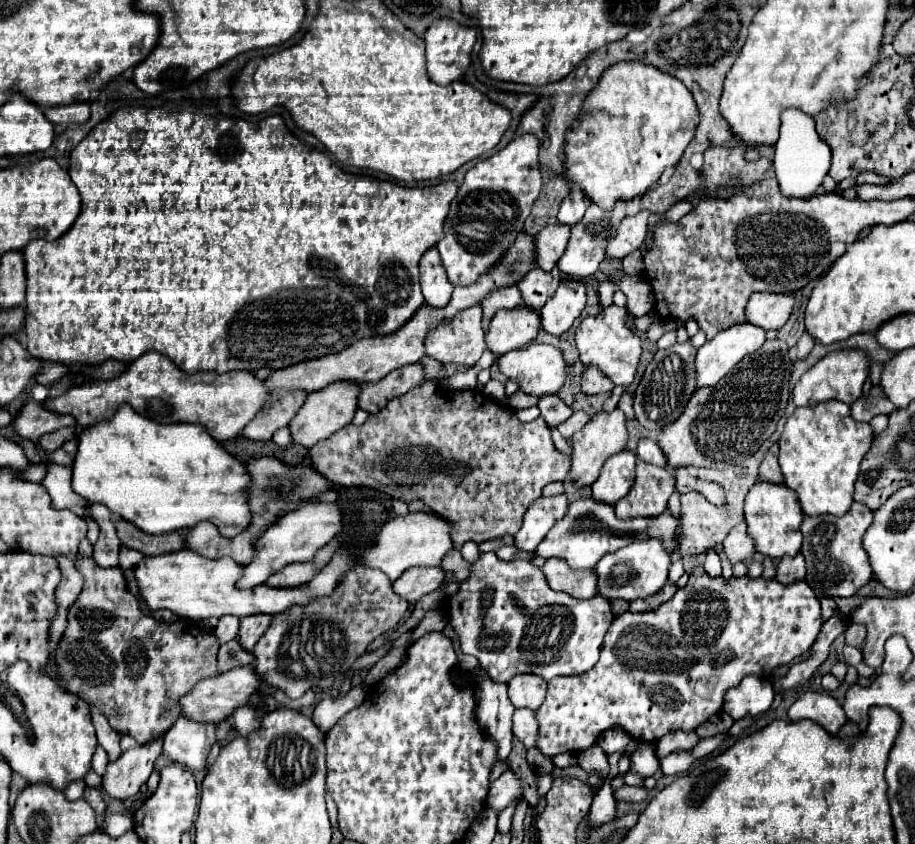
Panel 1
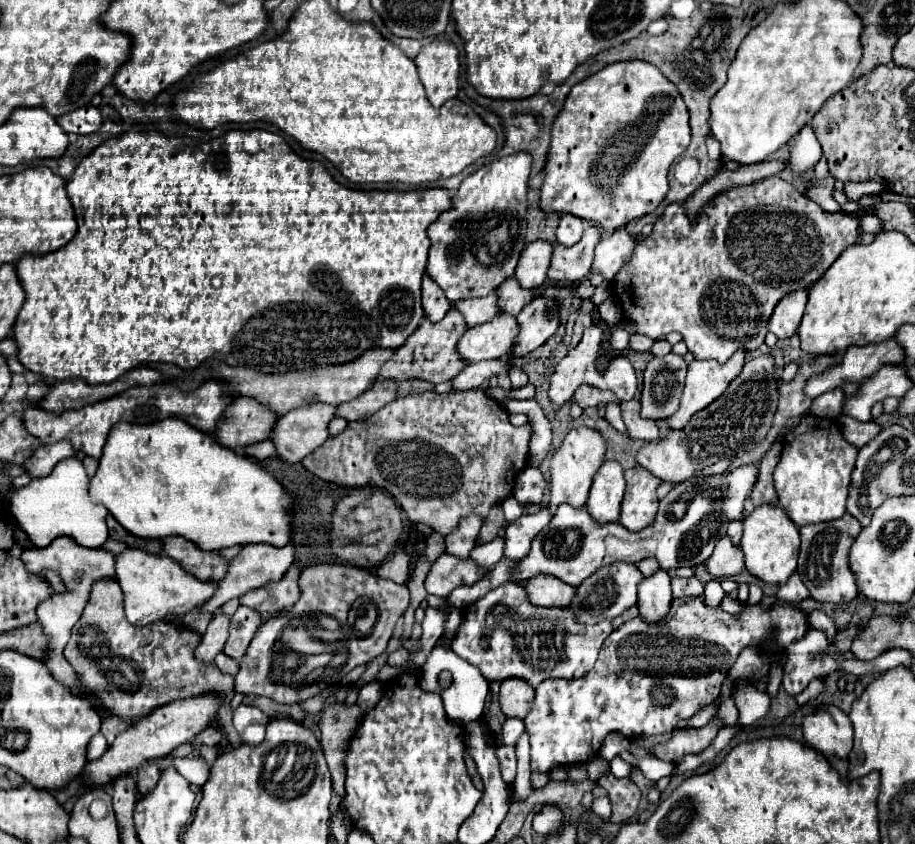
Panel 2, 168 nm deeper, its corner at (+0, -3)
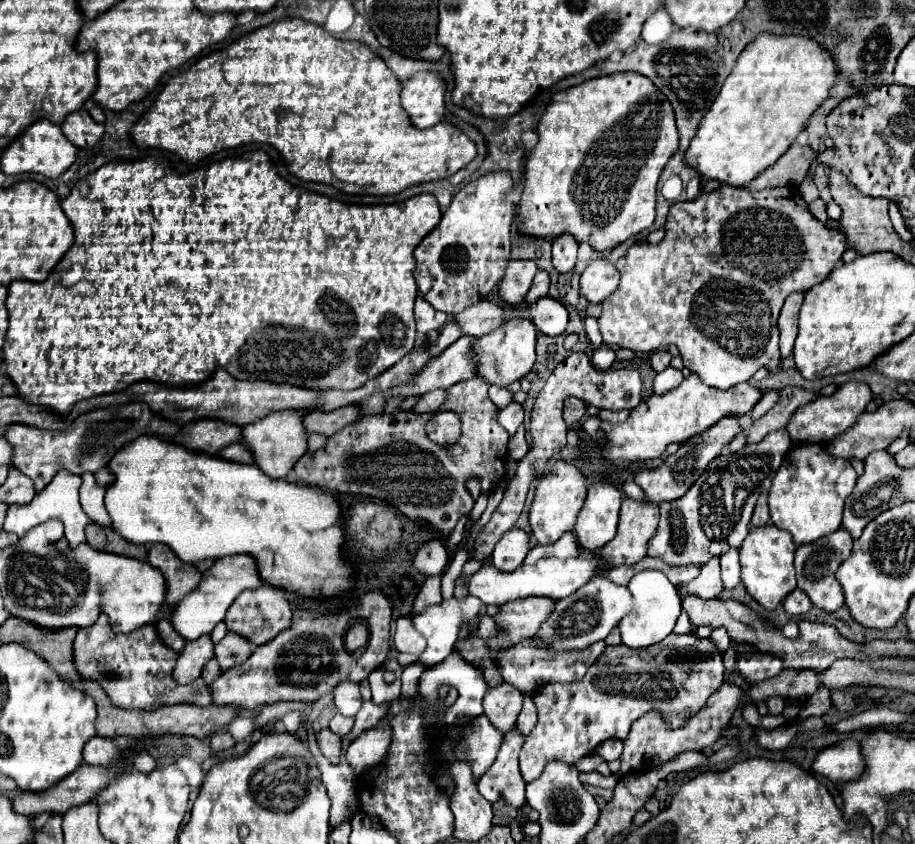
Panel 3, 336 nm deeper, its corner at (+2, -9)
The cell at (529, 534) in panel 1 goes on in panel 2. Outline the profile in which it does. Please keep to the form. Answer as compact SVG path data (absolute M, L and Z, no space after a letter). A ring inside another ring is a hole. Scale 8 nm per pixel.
M544 507L534 515L522 515L520 519L508 523L504 527L504 557L520 561L530 551L532 539L540 533L542 527L546 527L552 521L550 511Z

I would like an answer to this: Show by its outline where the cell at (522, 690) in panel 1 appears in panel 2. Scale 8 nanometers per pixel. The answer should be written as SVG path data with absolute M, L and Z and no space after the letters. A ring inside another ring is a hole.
M506 679L500 685L500 709L506 717L518 717L524 719L532 701L534 701L534 687L530 687L522 679Z

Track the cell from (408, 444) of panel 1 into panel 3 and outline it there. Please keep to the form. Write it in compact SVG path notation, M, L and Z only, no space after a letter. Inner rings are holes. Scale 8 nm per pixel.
M476 375L448 389L448 403L440 409L458 413L462 421L462 435L454 445L438 445L428 439L428 413L410 415L406 411L406 419L402 421L394 415L392 425L390 415L364 415L358 423L334 433L326 447L302 455L294 467L294 475L312 487L382 499L408 519L424 521L448 537L458 519L474 507L466 483L478 479L482 495L492 495L496 485L506 479L510 435L498 423L498 407L490 401L488 387L488 381Z

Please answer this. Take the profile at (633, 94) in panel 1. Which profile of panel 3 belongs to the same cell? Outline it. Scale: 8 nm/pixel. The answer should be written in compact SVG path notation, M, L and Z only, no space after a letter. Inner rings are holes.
M610 73L602 75L590 81L584 81L580 85L568 87L564 91L558 91L552 101L548 103L544 111L544 119L540 119L538 127L538 145L530 151L526 161L526 181L524 181L524 193L518 203L518 231L524 235L544 235L548 239L554 239L562 233L570 233L576 237L576 241L590 243L596 251L606 251L616 247L618 243L630 239L632 235L638 235L652 227L656 217L656 185L660 179L662 169L670 161L670 157L678 151L678 127L676 127L676 115L670 105L670 101L664 97L662 91L650 83L648 77L640 73Z

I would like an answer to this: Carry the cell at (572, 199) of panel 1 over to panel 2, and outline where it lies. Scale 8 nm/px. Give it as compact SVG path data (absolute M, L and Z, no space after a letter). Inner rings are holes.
M560 215L560 225L556 229L556 235L558 235L558 243L560 245L576 245L582 237L582 231L584 231L584 221L574 217L574 215Z

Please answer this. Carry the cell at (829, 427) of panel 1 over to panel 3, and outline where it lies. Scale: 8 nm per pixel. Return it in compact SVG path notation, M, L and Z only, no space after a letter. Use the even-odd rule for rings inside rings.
M798 443L794 445L770 487L770 517L772 523L794 537L796 545L812 543L842 525L844 499L852 493L858 475L846 459L830 455L826 443Z

